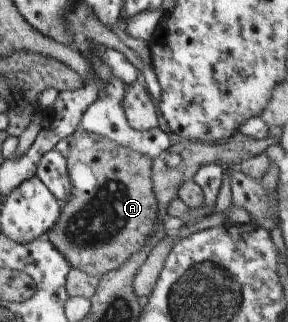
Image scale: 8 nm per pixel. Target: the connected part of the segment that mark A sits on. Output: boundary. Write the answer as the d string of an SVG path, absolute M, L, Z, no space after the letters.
M80 127L67 140L66 158L72 184L71 198L62 206L60 217L47 233L46 239L53 243L72 268L81 269L88 275L101 278L128 261L128 258L145 244L155 227L157 206L152 191L153 159L112 142L111 139L97 137Z

